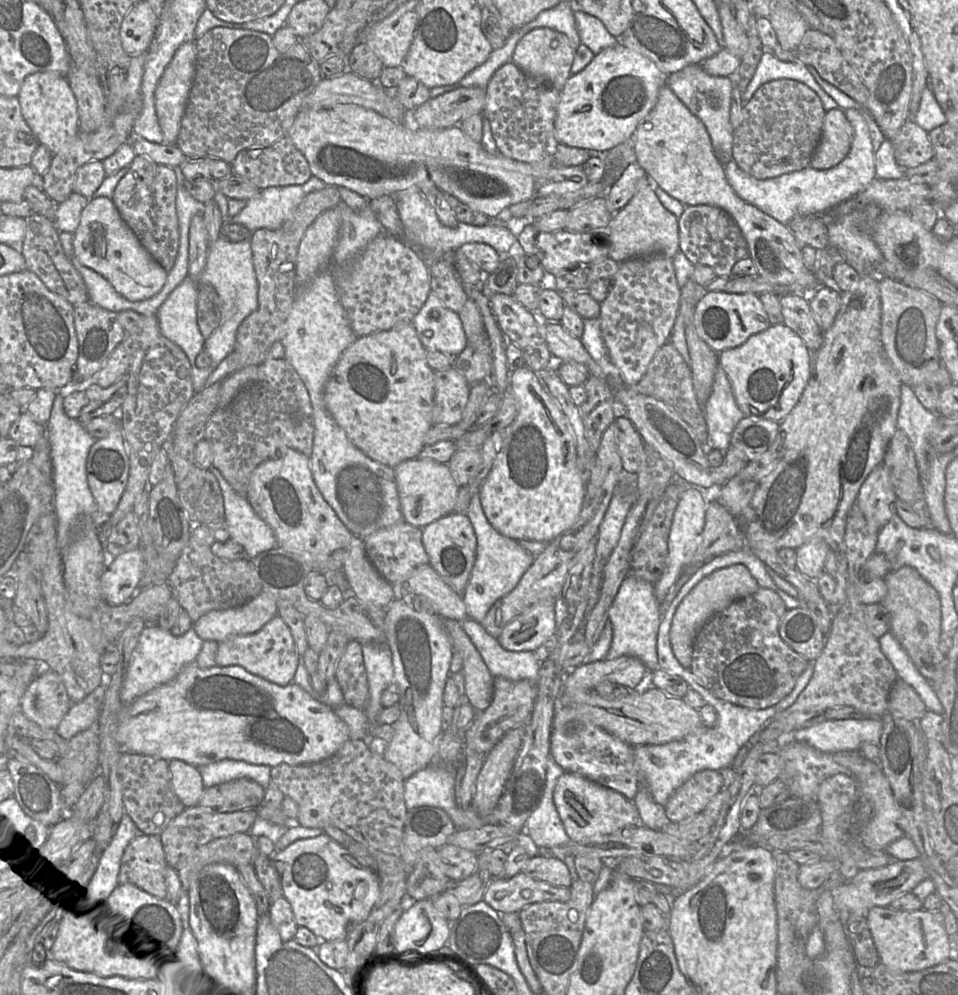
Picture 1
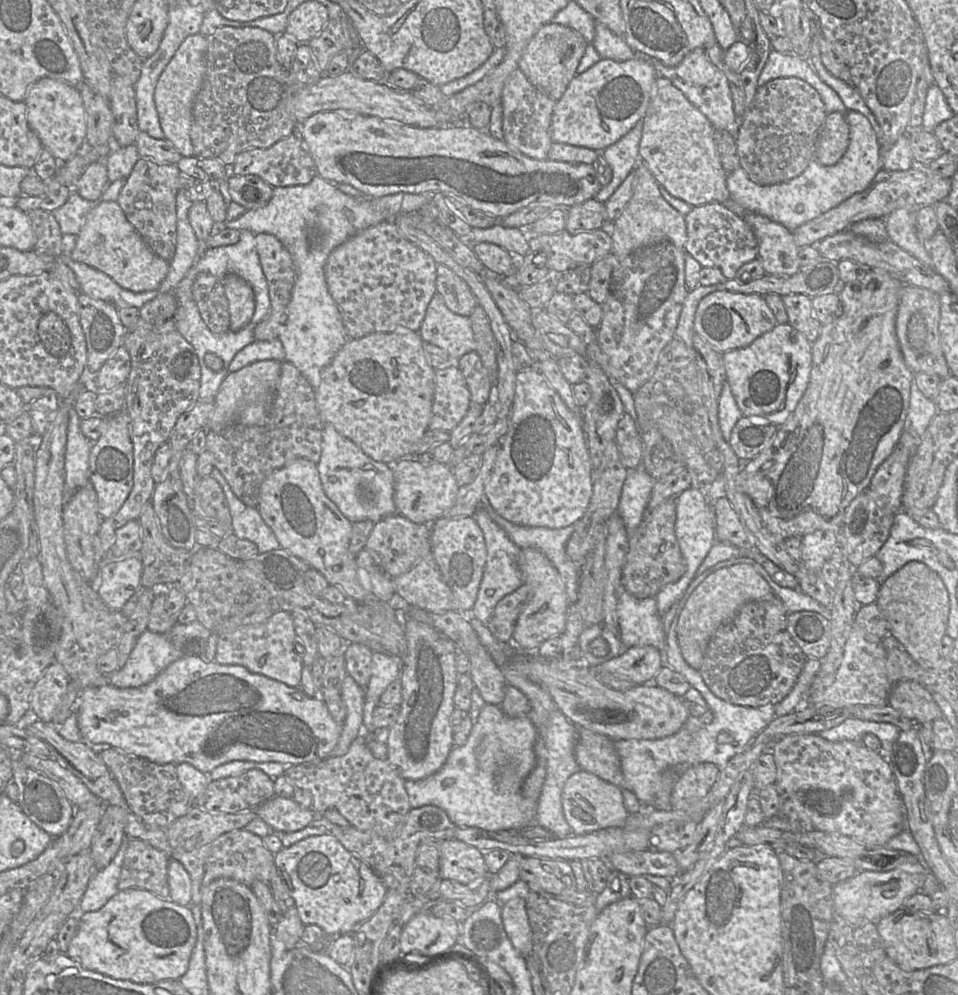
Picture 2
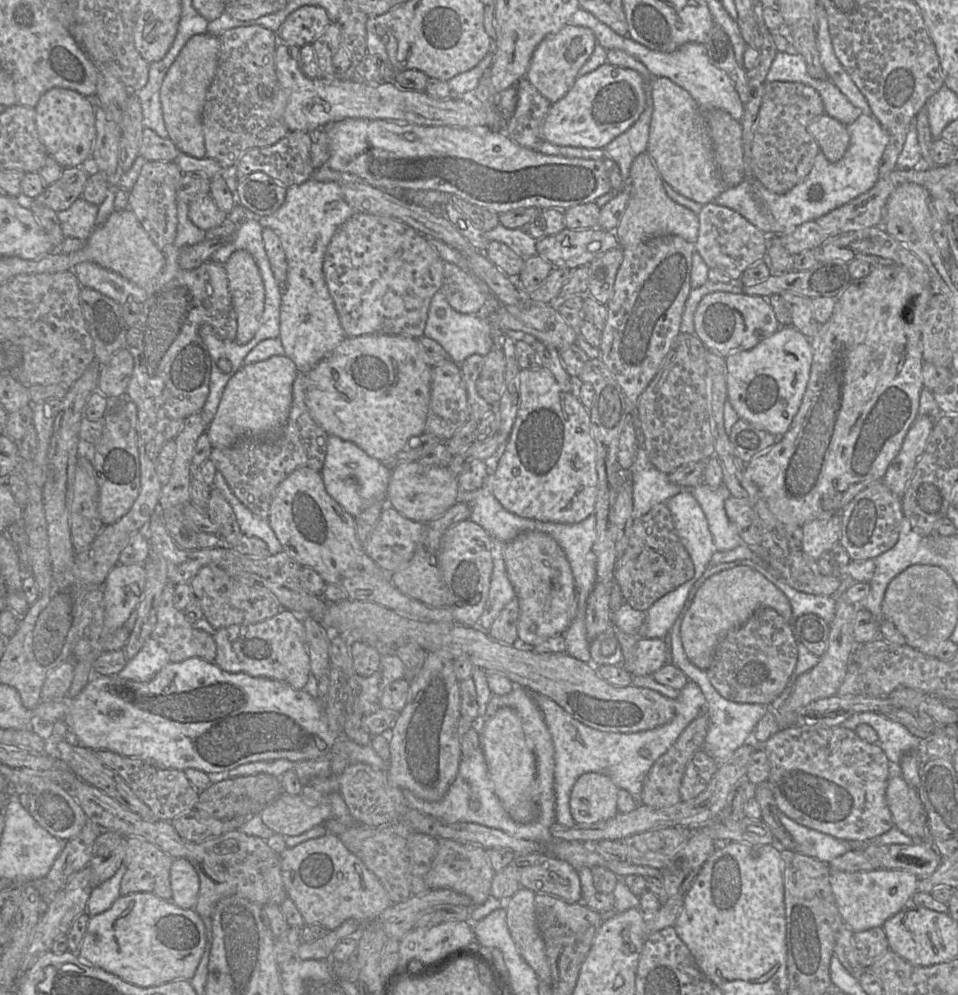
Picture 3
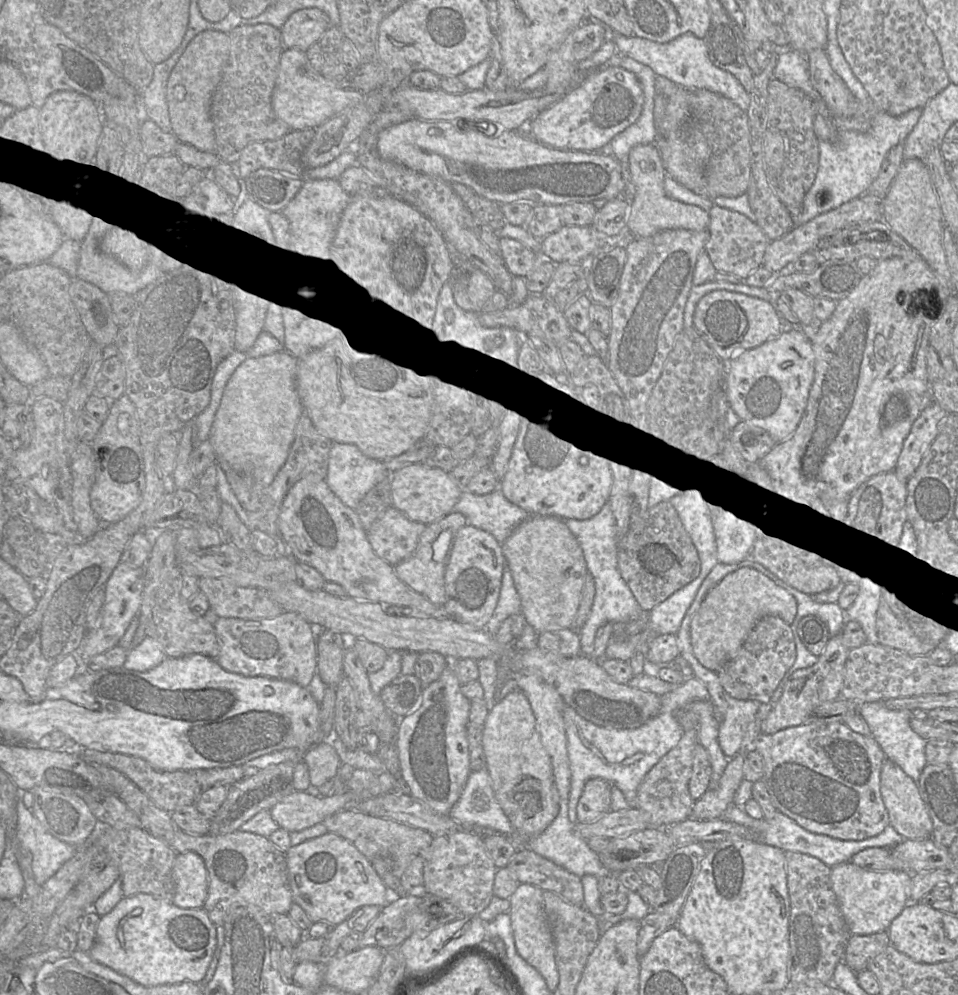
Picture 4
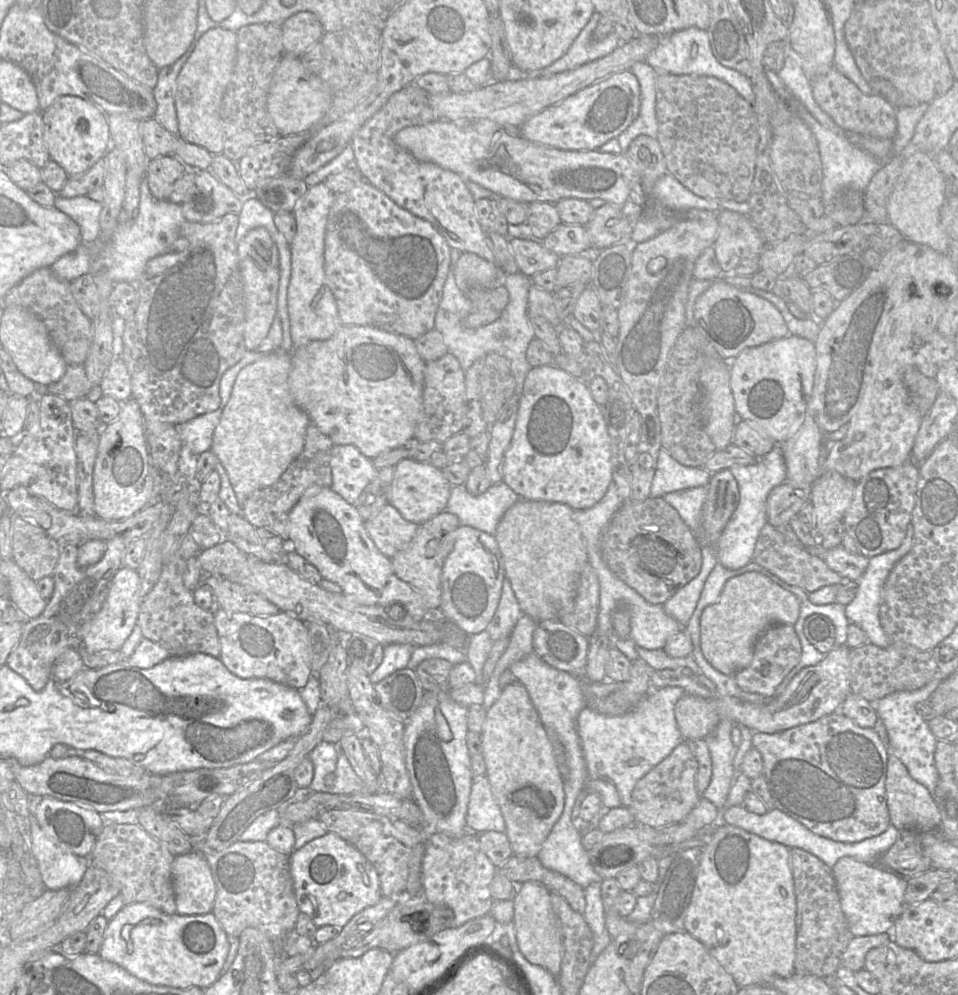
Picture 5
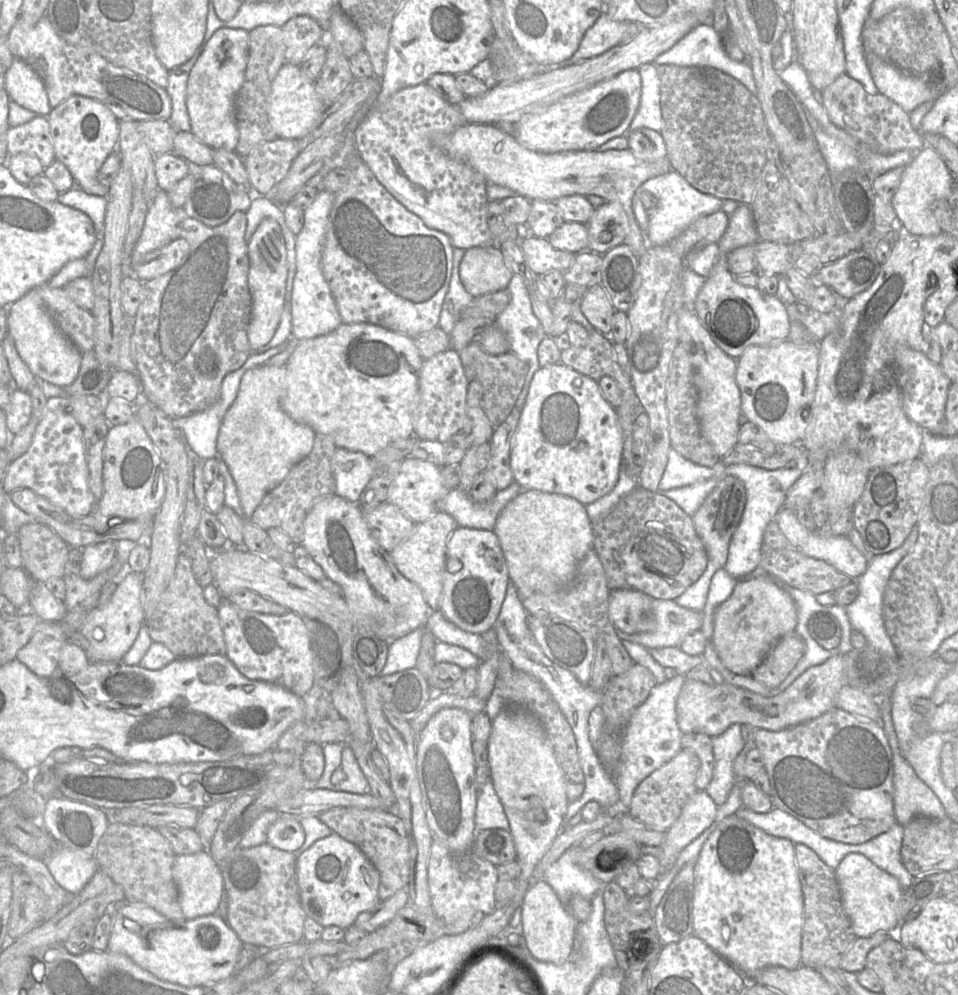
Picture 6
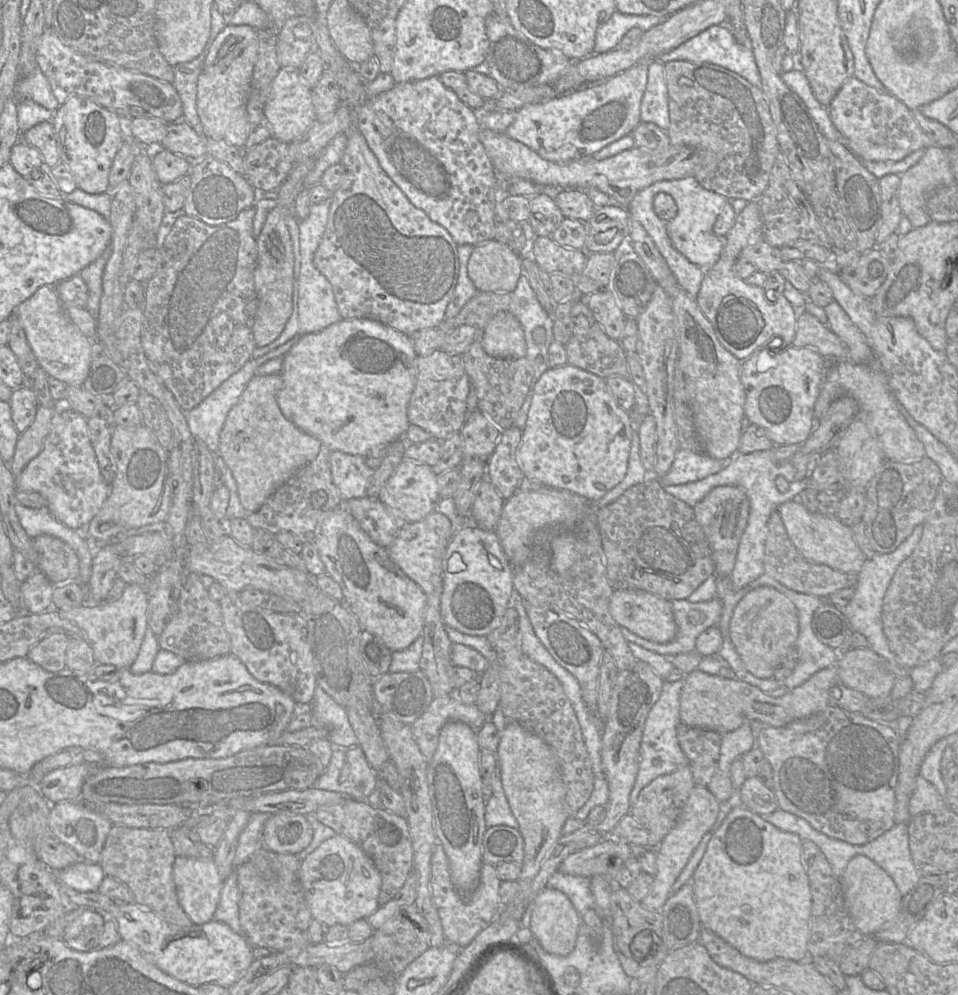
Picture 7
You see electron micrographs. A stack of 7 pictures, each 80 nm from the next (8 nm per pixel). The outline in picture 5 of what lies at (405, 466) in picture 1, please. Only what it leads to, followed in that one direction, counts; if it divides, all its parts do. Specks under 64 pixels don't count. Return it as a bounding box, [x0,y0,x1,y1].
[389,458,452,524]

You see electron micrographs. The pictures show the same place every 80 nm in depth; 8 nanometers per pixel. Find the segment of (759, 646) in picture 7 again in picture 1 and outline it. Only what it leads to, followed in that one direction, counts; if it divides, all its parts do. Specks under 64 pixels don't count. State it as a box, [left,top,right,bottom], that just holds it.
[669,564,758,669]

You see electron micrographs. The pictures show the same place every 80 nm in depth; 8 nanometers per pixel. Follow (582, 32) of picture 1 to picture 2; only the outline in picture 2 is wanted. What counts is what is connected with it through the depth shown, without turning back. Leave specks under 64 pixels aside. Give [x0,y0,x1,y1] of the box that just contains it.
[591,22,635,62]

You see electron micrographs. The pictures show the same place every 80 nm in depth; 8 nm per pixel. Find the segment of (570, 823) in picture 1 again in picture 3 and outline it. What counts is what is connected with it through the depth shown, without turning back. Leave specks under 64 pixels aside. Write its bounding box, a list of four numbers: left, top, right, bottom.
[569,772,619,824]

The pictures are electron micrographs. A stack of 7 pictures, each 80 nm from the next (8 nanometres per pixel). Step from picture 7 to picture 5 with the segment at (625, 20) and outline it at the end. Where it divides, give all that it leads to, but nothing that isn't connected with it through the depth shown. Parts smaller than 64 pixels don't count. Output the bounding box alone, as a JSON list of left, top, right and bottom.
[509,12,620,79]

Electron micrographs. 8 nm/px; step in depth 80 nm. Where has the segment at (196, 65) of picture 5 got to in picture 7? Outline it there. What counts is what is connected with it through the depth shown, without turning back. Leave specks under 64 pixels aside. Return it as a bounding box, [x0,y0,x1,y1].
[196,25,259,147]

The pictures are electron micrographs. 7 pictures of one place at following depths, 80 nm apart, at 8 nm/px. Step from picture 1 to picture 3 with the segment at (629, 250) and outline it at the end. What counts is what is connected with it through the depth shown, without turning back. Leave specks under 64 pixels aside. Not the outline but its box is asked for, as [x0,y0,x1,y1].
[614,151,699,247]

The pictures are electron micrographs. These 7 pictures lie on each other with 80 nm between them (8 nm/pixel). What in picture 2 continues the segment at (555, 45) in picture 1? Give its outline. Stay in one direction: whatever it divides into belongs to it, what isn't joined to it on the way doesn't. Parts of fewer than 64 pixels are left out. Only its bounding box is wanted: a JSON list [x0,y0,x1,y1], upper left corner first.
[518,23,587,101]

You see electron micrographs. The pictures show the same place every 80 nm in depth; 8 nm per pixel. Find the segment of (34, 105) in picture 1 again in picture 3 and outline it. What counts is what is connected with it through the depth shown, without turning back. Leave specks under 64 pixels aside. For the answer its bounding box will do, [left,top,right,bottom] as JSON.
[35,88,96,168]

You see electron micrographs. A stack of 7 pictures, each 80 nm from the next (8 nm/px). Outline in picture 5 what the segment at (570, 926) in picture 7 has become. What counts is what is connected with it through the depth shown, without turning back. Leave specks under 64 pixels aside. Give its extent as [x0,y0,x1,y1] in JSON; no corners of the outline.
[513,881,564,978]

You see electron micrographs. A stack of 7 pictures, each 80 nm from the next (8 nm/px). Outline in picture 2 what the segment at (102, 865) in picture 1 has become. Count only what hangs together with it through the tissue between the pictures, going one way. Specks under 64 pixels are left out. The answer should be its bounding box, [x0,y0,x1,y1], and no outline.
[79,835,132,913]

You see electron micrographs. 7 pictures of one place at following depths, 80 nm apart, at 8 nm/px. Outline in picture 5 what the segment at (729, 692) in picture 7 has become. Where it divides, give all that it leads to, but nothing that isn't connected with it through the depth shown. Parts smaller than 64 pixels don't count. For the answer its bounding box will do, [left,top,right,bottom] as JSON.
[674,645,850,740]

